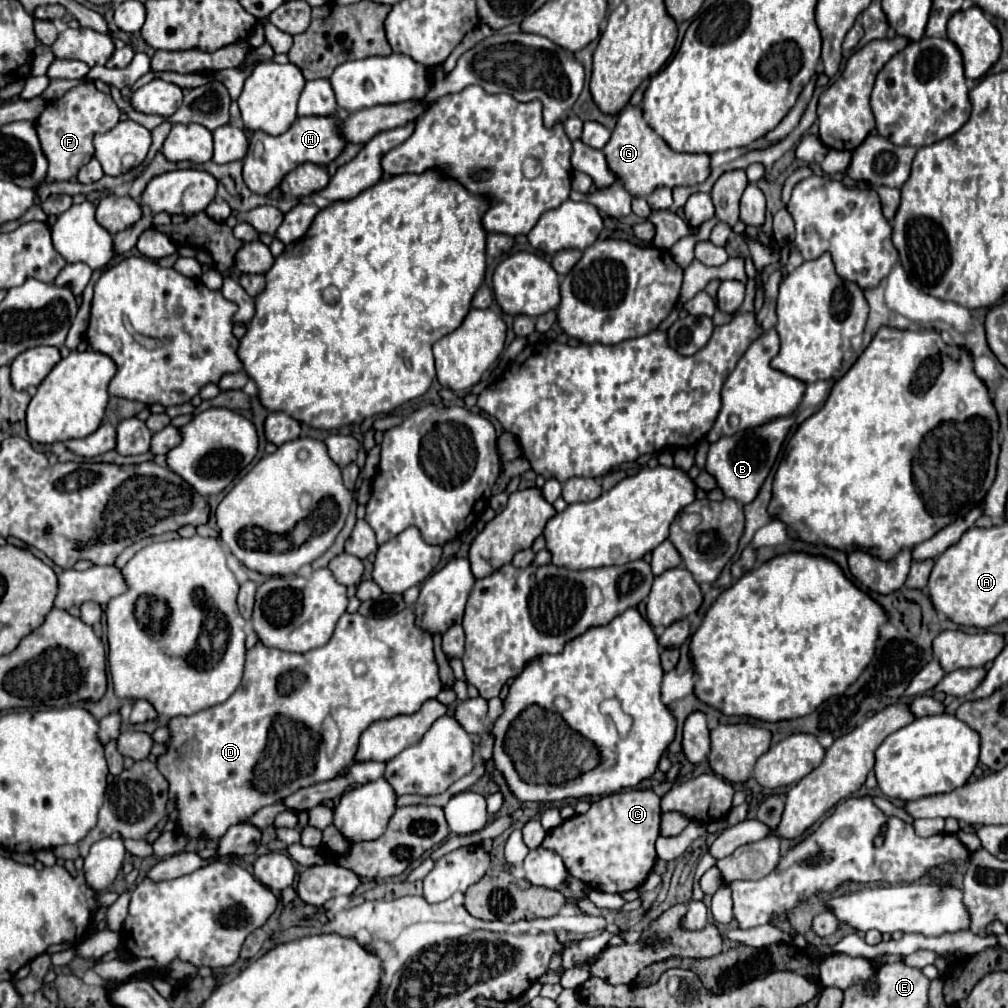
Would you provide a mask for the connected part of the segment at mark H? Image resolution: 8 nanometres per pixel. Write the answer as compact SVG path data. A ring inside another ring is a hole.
M326 115L326 117L298 117L292 127L282 133L282 135L268 135L258 131L256 139L262 141L264 145L264 153L262 157L254 157L252 149L244 159L244 183L258 195L266 195L270 193L282 179L286 173L290 173L294 167L310 161L314 165L322 165L326 167L328 163L332 163L336 157L340 157L340 153L344 151L344 147L348 145L348 141L340 135L338 127L342 125L342 119L338 115Z

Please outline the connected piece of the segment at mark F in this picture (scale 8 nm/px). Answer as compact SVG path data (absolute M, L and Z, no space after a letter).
M76 85L64 97L48 103L46 111L36 121L36 131L42 143L42 151L48 157L48 177L50 181L68 181L78 175L78 169L84 167L94 157L94 135L110 131L120 121L120 109L114 99L106 93L100 93L94 85Z

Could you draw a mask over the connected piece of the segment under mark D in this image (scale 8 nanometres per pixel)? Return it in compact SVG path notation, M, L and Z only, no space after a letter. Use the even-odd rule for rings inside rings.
M406 607L406 611L400 611L398 615L392 615L390 619L372 619L372 617L362 617L360 613L344 613L336 623L332 639L324 647L318 647L318 649L312 649L306 653L288 653L288 651L280 651L280 649L270 649L258 641L246 653L246 667L244 667L242 683L228 701L218 703L214 707L208 707L206 711L194 713L190 717L174 717L168 721L170 737L166 741L166 753L162 753L156 759L156 767L164 775L164 779L168 781L168 797L176 801L176 809L178 809L176 825L182 827L190 839L206 839L206 841L220 839L228 831L228 827L238 825L238 823L246 823L258 809L272 805L272 803L278 803L302 787L334 779L344 767L348 767L354 761L360 735L362 735L362 731L366 731L368 725L372 725L376 719L390 719L390 717L402 715L402 713L412 715L422 707L424 701L436 697L440 691L442 691L442 683L438 677L438 665L434 661L432 635L426 631L418 631L418 627L414 627L414 611L408 607ZM280 679L286 679L292 683L292 689L290 689L292 695L280 691Z

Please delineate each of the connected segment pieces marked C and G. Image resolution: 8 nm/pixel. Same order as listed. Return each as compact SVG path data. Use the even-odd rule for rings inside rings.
M650 789L622 791L592 803L584 815L574 815L548 831L542 847L556 851L572 877L604 893L638 889L656 865L656 839L660 835L660 797Z
M628 105L620 115L610 141L602 149L610 169L620 177L622 185L630 195L646 197L654 187L678 187L678 185L698 185L710 175L710 155L706 153L676 153L670 145L644 121L642 107Z

